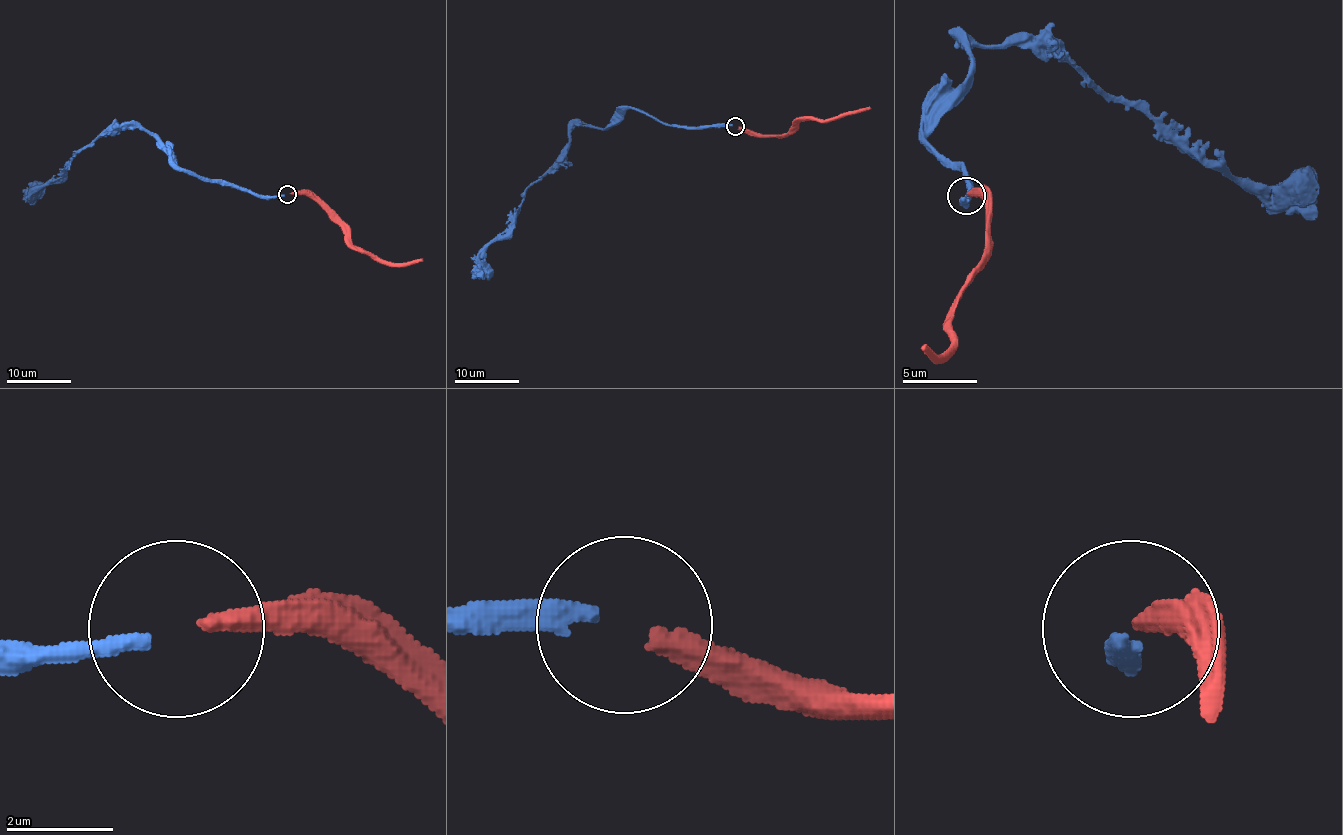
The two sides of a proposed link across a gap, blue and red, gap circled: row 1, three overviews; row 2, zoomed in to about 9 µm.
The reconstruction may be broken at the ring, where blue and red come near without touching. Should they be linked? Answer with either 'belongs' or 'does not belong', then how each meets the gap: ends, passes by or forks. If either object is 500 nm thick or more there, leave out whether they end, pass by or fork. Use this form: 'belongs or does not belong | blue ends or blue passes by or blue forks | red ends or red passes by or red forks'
belongs | blue ends | red ends

